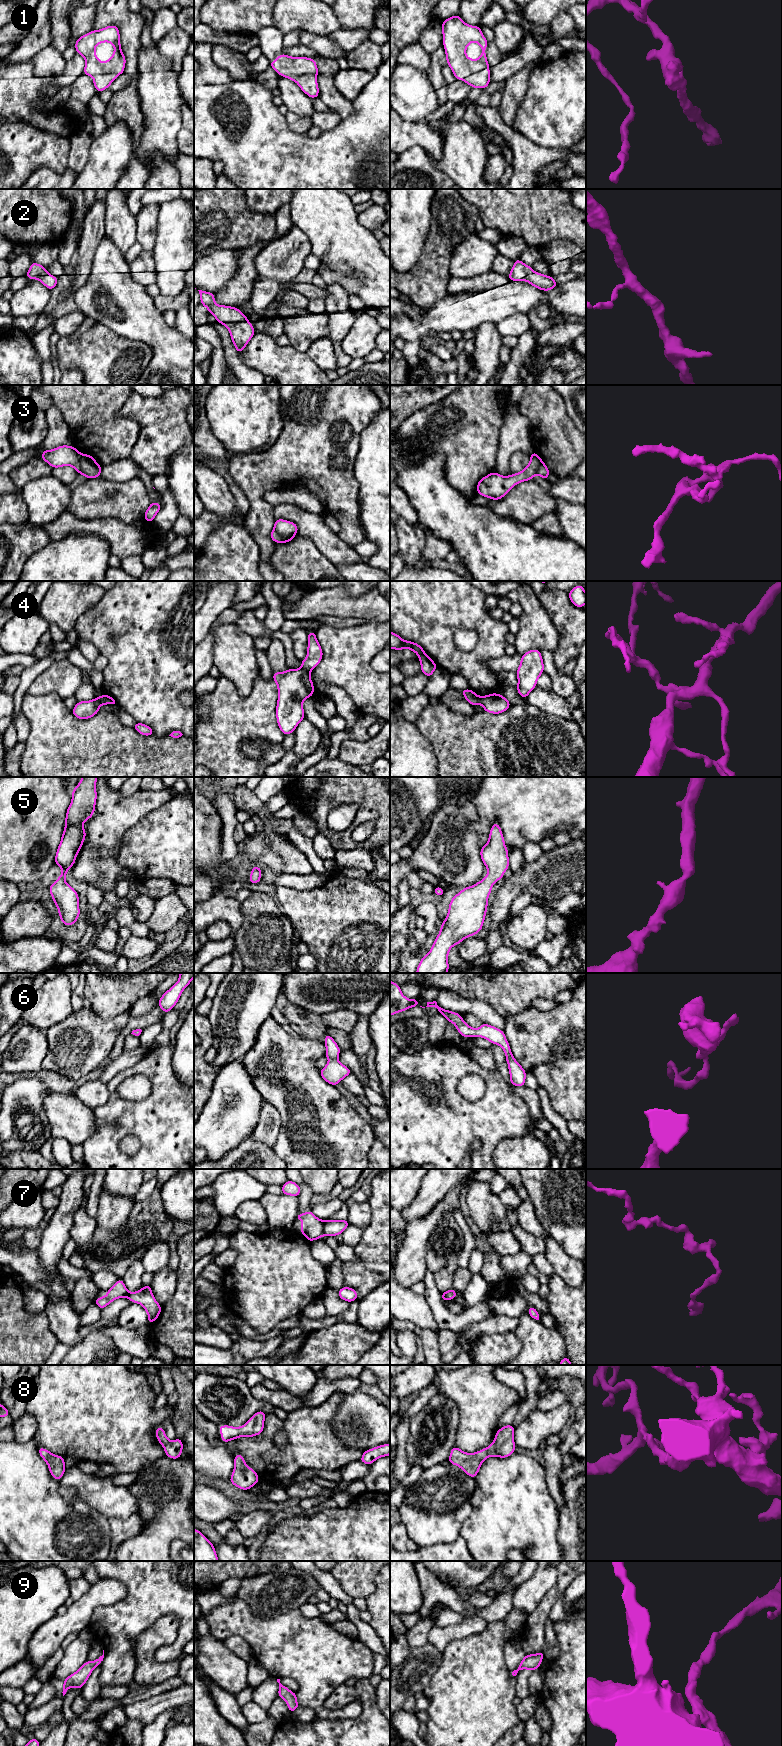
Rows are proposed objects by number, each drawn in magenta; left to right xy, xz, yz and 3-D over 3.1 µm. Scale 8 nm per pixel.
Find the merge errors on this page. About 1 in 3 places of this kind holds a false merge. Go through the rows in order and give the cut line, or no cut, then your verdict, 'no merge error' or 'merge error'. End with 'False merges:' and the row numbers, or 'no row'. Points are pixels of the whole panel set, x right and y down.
1: cut none; no merge error
2: cut none; no merge error
3: cut yz (532, 453), (539, 459), (538, 473); merge error
4: cut xz (301, 667), (309, 673); merge error
5: cut none; no merge error
6: cut none; no merge error
7: cut xz (323, 1221), (323, 1233), (325, 1235); merge error
8: cut none; no merge error
9: cut none; no merge error
False merges: 3, 4, 7

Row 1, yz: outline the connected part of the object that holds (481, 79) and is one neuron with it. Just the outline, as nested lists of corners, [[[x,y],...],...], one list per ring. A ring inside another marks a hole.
[[[456,14],[442,21],[443,46],[446,61],[456,80],[463,80],[472,88],[485,89],[490,84],[490,70],[486,56],[488,41],[481,27],[466,24]],[[470,43],[478,43],[482,54],[478,59],[466,55]]]

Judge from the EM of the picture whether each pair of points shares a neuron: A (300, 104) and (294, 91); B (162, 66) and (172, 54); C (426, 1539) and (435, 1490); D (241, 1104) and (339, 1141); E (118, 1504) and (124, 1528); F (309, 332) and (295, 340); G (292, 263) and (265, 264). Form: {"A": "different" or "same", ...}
{"A": "same", "B": "different", "C": "same", "D": "different", "E": "different", "F": "same", "G": "same"}

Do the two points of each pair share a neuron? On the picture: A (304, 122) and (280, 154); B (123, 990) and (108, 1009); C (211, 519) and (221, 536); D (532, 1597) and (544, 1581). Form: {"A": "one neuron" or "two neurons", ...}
{"A": "two neurons", "B": "one neuron", "C": "two neurons", "D": "one neuron"}

